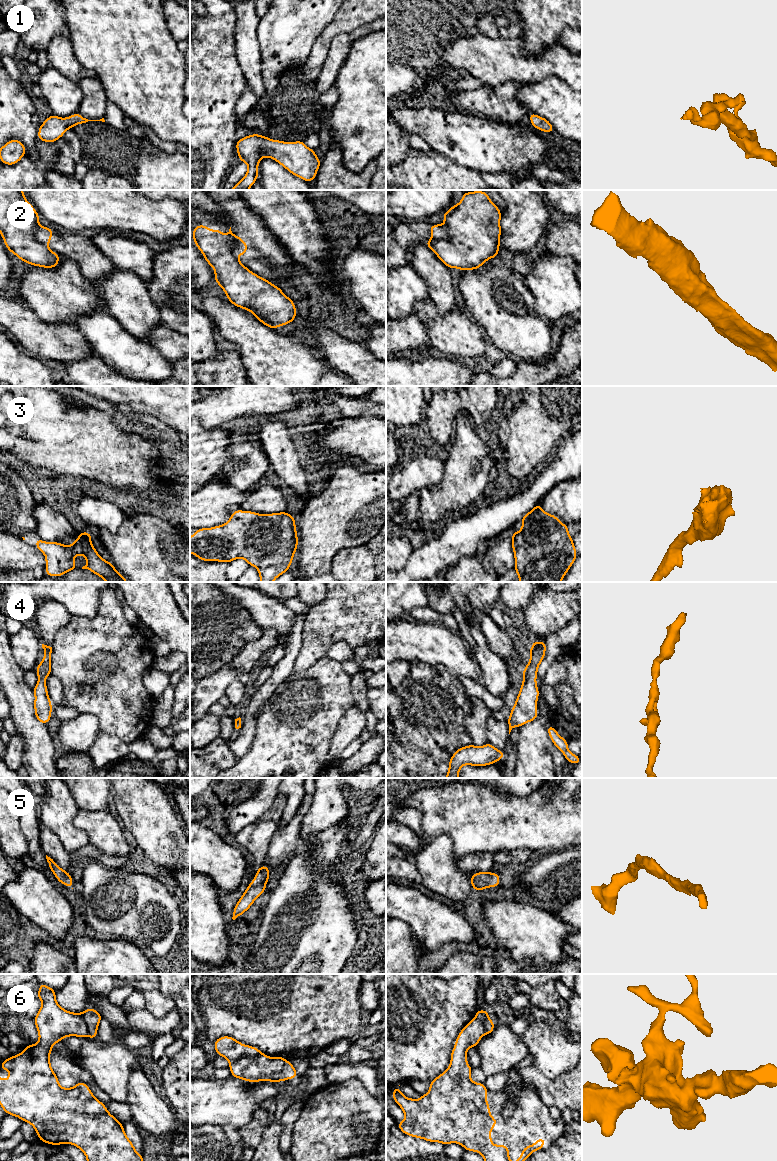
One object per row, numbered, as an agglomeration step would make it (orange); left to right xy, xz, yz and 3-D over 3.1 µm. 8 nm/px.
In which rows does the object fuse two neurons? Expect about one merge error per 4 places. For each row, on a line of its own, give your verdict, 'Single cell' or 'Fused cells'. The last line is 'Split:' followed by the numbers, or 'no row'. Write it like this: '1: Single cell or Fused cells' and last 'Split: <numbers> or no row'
1: Single cell
2: Fused cells
3: Single cell
4: Single cell
5: Single cell
6: Fused cells
Split: 2, 6

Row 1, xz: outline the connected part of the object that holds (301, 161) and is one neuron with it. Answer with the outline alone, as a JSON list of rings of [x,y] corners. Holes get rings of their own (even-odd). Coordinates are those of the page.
[[[258,133],[236,142],[240,162],[248,164],[245,176],[229,190],[249,190],[258,179],[258,164],[263,157],[277,161],[293,175],[304,181],[313,181],[321,164],[316,152],[303,141],[284,142],[272,140]]]

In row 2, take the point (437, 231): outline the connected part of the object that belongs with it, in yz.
[[[439,224],[431,225],[430,233],[431,233],[432,239],[435,239],[435,240],[449,239],[448,232],[444,225],[439,225]]]

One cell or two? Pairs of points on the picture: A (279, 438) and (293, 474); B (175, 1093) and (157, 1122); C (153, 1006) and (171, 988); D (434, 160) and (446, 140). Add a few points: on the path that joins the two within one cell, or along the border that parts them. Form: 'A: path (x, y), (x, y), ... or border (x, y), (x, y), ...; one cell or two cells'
A: path (280, 447), (280, 452), (287, 465); one cell
B: border (164, 1097), (175, 1113), (177, 1125); two cells
C: border (159, 984), (159, 989), (174, 1002), (177, 1008); two cells
D: border (431, 148), (447, 156), (458, 165); two cells

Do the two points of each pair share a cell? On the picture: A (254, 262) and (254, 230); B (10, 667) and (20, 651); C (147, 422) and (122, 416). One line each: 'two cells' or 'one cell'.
A: one cell
B: two cells
C: one cell

